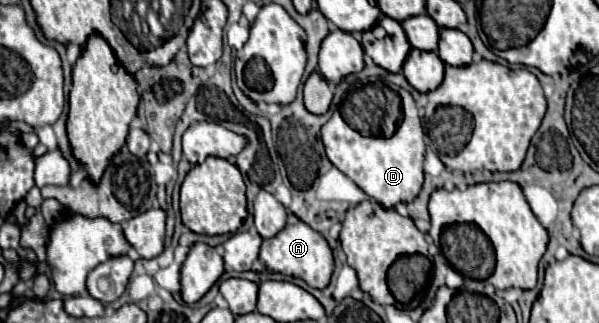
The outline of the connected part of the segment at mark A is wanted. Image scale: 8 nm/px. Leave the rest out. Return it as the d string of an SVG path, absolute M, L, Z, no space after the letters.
M293 214L288 216L286 226L278 235L262 241L260 261L268 271L282 273L286 277L304 279L310 287L316 287L316 289L328 287L334 271L334 257L326 239Z

